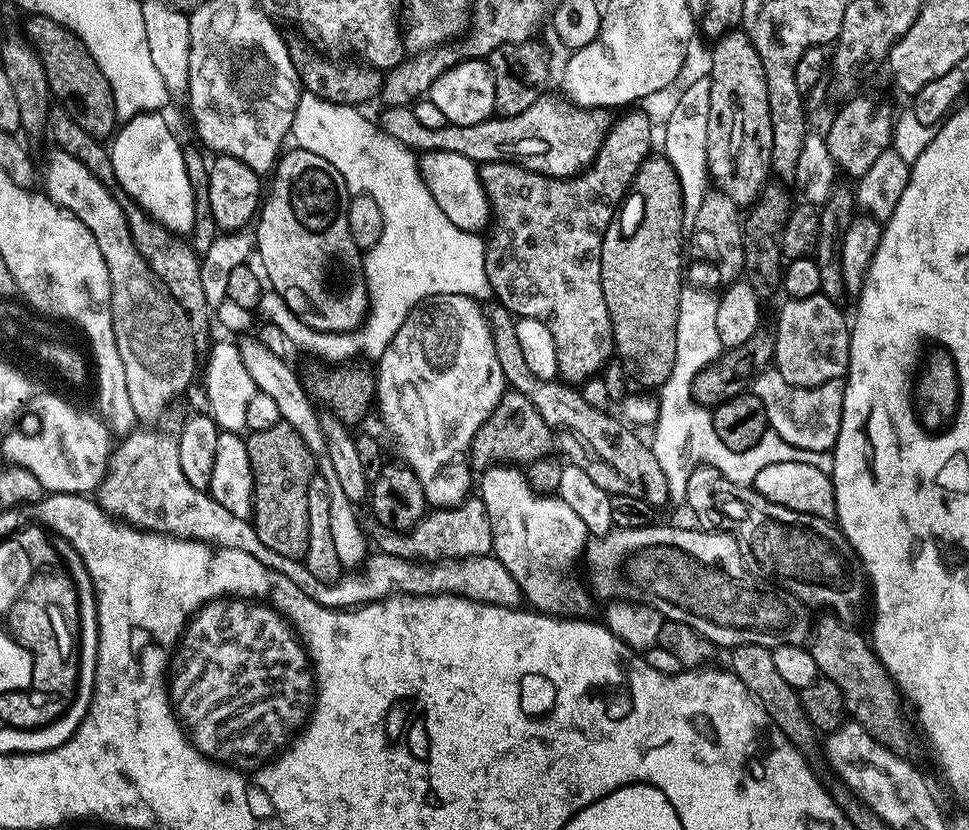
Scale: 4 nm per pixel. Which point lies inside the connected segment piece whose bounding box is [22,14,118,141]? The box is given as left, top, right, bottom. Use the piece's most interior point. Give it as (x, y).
(74, 78)

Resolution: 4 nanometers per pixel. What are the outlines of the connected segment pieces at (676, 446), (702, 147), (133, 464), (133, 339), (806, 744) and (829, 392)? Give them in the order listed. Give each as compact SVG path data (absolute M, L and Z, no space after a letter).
M688 286L680 291L678 322L675 326L674 369L659 389L659 416L652 430L654 436L650 438L652 453L666 477L669 499L674 502L686 498L686 486L693 471L703 464L712 465L716 456L718 434L711 411L697 403L692 388L697 374L713 365L724 351L718 335L718 302L719 297L714 292L712 294Z
M710 78L695 82L682 91L680 101L666 124L666 148L663 150L675 173L683 196L683 222L690 228L698 209L710 188L708 174L707 127L710 122Z
M148 426L145 432L134 430L119 441L112 454L108 472L98 489L98 503L111 516L143 528L145 532L161 536L175 536L177 540L201 540L218 548L246 550L258 562L286 574L287 580L299 586L314 602L327 608L351 610L357 606L373 604L390 596L461 596L494 606L517 607L522 593L514 574L502 566L495 555L475 556L461 560L407 560L376 550L367 557L359 570L345 571L332 584L314 578L303 560L286 558L258 538L251 519L243 520L232 514L221 502L202 489L195 489L186 480L179 461L179 442L175 431L159 432Z
M52 150L48 165L42 168L42 188L59 208L68 208L88 227L106 258L112 282L112 325L118 352L126 366L130 402L134 405L137 421L156 422L167 410L168 403L182 395L188 383L198 376L198 353L190 318L138 250L130 236L130 226L126 226L126 209L114 202L110 190L94 178L92 168L80 159L79 155Z
M739 644L737 648L731 649L730 656L732 656L730 671L742 682L742 686L746 686L752 699L764 707L764 713L774 721L778 730L782 730L782 734L786 734L786 738L790 738L792 745L801 752L811 754L815 748L817 751L818 732L807 718L803 702L800 700L800 692L791 688L778 675L778 670L774 667L772 649L757 644Z
M769 366L755 373L750 381L750 391L762 401L762 406L766 406L769 429L778 433L790 446L828 452L835 448L838 430L842 426L843 379L803 388L786 382L775 366Z

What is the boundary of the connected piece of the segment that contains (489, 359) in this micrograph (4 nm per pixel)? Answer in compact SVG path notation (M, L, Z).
M450 294L449 296L438 296L423 304L419 308L414 309L406 318L406 322L402 322L402 326L398 330L398 334L394 334L394 342L390 342L390 346L378 358L380 364L380 372L375 373L376 377L376 395L375 403L380 404L380 416L384 419L384 424L388 427L388 432L392 435L392 440L396 443L396 448L400 451L399 459L412 470L420 480L423 490L425 490L425 498L427 503L433 509L437 508L456 508L469 499L471 490L474 488L474 469L470 463L470 453L472 451L472 439L474 434L478 434L478 430L482 426L482 422L486 422L486 418L490 418L490 414L498 406L498 402L502 398L502 394L506 390L504 383L504 375L502 374L502 366L498 366L498 354L494 350L494 338L492 337L492 328L488 325L488 318L485 309L473 297L463 296L462 294Z

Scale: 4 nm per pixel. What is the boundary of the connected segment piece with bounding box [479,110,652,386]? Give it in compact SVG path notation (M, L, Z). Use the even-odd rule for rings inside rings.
M641 110L625 111L625 116L615 121L612 128L606 134L602 146L598 150L595 160L584 169L583 172L571 178L557 178L555 176L543 176L540 172L531 172L528 168L523 168L517 164L507 164L499 160L493 164L483 165L479 169L481 184L485 188L485 194L491 204L491 219L494 223L491 225L492 241L489 239L486 244L484 257L486 258L486 274L488 275L488 287L491 295L495 297L502 307L508 309L513 317L523 318L529 316L535 320L540 320L548 327L550 334L554 334L554 346L558 354L558 376L565 384L580 386L585 381L595 377L597 373L605 367L614 356L614 345L612 343L612 323L610 314L606 310L606 298L602 294L602 266L600 265L600 255L602 254L602 238L610 226L612 217L616 215L621 200L629 195L632 187L632 179L638 174L642 162L647 160L652 152L650 142L651 124L646 114Z

